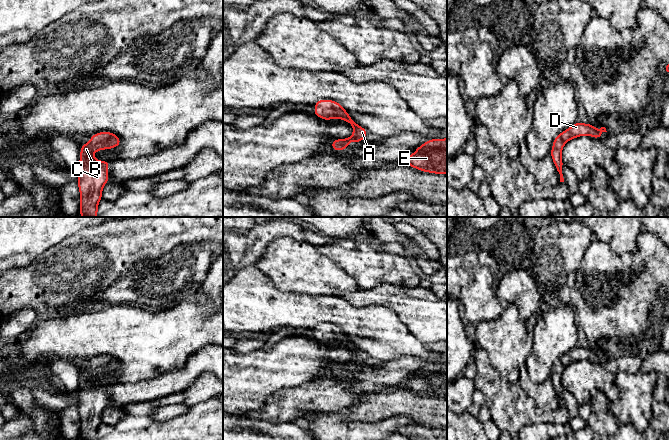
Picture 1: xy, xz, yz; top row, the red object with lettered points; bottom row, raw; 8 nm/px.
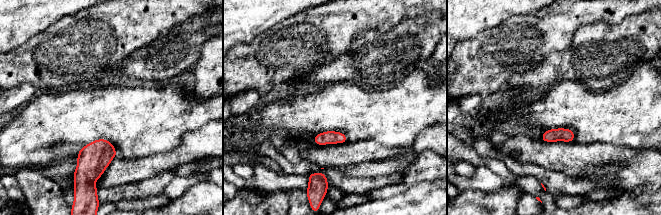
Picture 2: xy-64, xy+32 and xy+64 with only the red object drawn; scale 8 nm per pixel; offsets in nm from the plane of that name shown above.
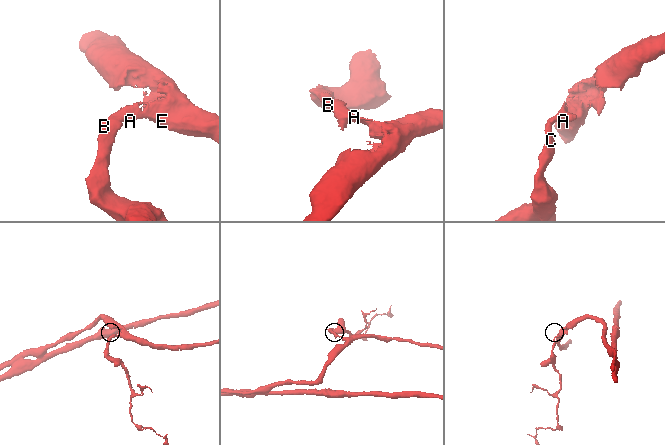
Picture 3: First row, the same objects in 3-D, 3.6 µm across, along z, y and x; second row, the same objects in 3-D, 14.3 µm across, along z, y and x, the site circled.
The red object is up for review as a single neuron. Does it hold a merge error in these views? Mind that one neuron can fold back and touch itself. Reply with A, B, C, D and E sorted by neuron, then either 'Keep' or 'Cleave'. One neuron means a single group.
Groups: A B C D E. Keep

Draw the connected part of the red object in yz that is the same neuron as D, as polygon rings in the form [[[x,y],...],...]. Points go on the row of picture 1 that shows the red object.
[[[574,123],[571,127],[564,130],[561,134],[558,134],[553,140],[553,147],[550,152],[554,165],[557,171],[560,174],[560,182],[564,182],[562,168],[564,163],[561,159],[562,149],[565,143],[571,139],[589,135],[593,138],[602,139],[602,132],[607,132],[605,127],[601,127],[600,129],[596,129],[595,126],[592,126],[590,123]]]

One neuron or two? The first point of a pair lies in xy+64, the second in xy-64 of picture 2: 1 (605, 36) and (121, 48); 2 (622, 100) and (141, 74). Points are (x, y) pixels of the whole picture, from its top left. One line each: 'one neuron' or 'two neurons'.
1: two neurons
2: two neurons

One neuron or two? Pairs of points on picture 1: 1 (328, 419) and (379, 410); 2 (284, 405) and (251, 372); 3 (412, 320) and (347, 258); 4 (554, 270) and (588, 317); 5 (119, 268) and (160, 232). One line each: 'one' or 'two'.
1: two
2: two
3: two
4: two
5: one

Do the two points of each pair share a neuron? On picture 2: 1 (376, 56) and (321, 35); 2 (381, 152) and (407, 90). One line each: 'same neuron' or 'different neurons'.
1: different neurons
2: different neurons

